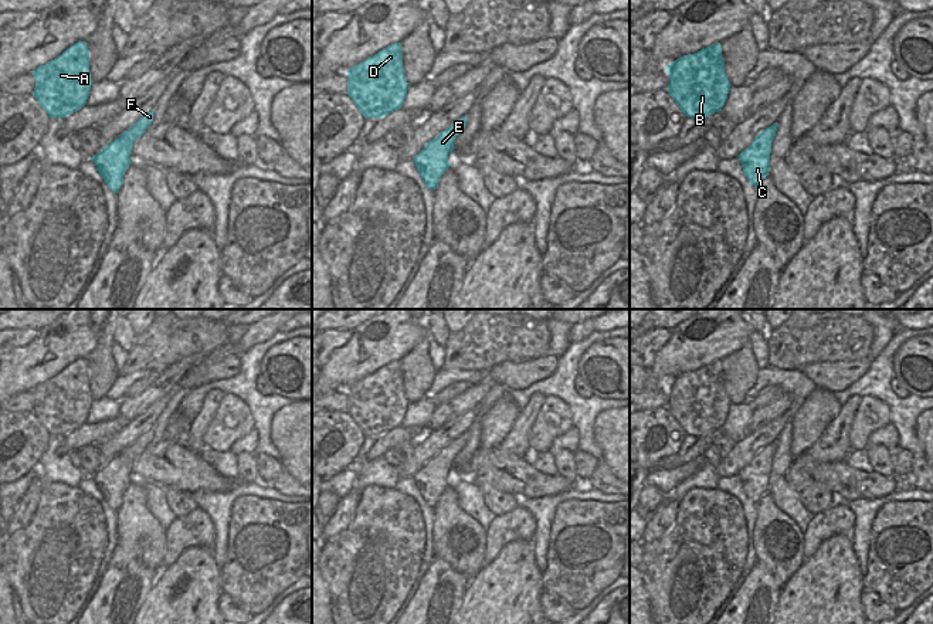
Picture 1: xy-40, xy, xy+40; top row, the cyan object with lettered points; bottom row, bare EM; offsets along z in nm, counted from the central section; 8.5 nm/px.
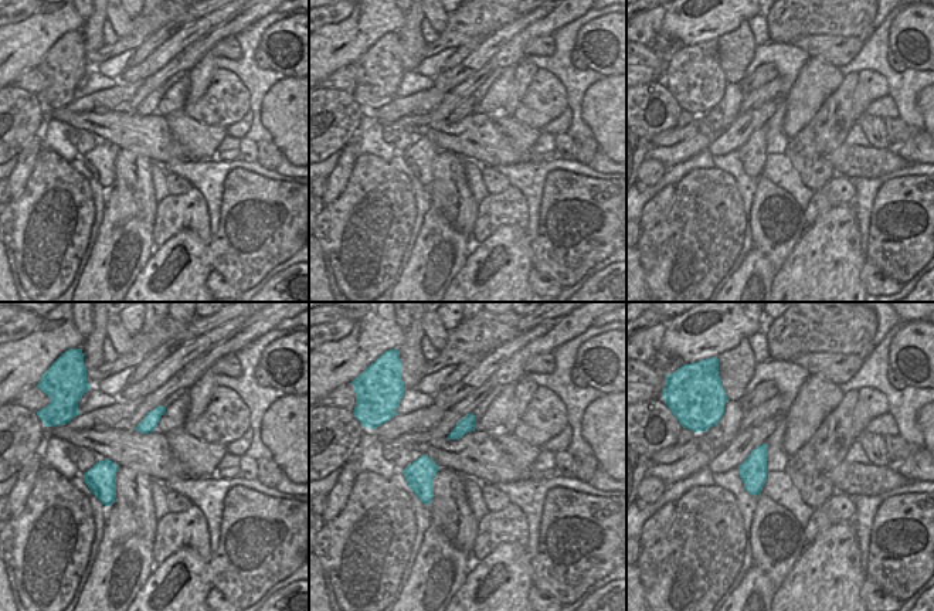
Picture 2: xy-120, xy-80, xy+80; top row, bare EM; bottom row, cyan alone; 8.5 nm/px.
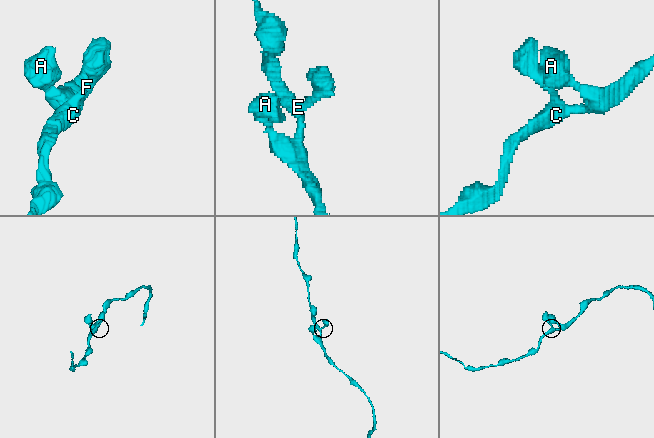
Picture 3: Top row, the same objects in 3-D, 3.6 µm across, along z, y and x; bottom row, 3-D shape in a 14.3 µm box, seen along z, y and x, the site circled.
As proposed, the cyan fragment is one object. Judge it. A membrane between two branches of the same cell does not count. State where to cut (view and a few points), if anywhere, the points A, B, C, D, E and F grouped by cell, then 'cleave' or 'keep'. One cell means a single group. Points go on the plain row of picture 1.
no cut; A B C D E F; keep

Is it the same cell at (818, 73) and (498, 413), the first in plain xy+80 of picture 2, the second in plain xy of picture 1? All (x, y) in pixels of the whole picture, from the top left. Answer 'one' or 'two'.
one

